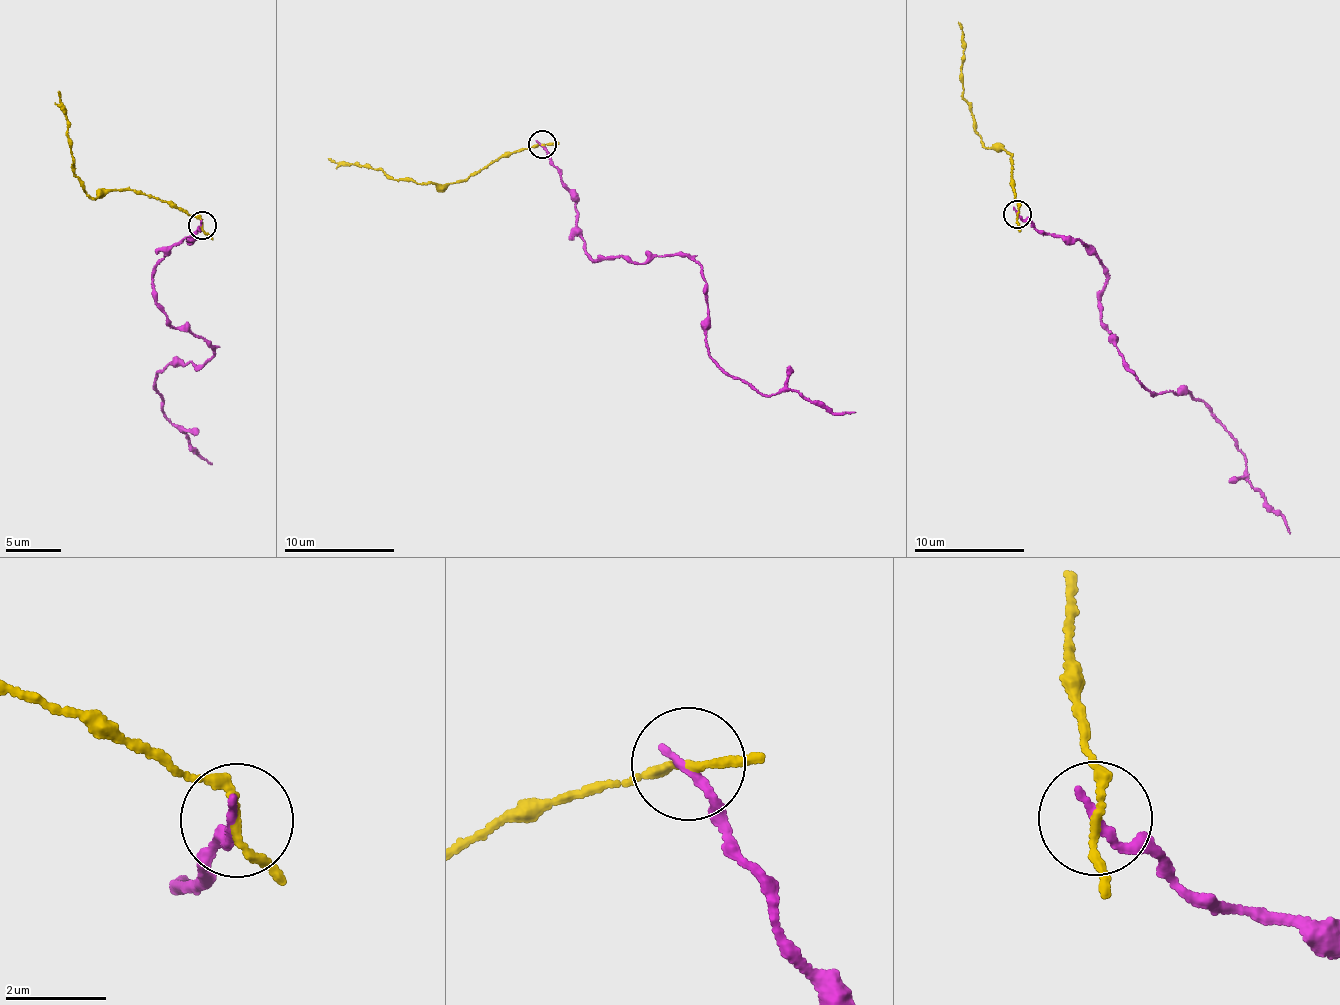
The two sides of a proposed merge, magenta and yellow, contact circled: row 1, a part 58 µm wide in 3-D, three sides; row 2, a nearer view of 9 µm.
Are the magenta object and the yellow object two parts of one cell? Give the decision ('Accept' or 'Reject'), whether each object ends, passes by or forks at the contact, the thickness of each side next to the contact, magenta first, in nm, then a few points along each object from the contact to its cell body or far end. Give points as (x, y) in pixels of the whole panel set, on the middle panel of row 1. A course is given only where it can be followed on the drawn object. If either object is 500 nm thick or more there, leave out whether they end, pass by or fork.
Reject. At the ring magenta ends. At the ring yellow passes by. Thickness 190 nm (magenta) against 150 nm. Course of magenta: (540, 144), (576, 209), (591, 260), (689, 256), (719, 366), (764, 394), (799, 391), (856, 413). Course of yellow: (542, 143), (501, 158), (465, 179), (437, 187), (409, 182), (381, 169), (328, 158)

